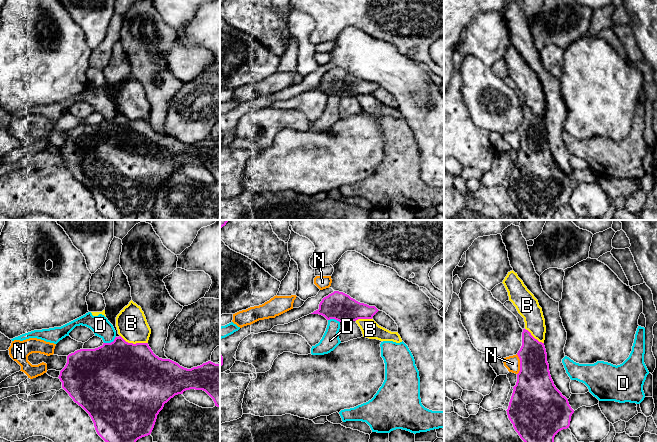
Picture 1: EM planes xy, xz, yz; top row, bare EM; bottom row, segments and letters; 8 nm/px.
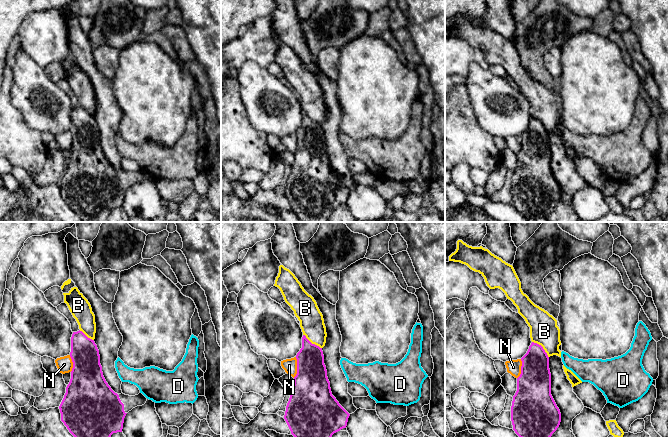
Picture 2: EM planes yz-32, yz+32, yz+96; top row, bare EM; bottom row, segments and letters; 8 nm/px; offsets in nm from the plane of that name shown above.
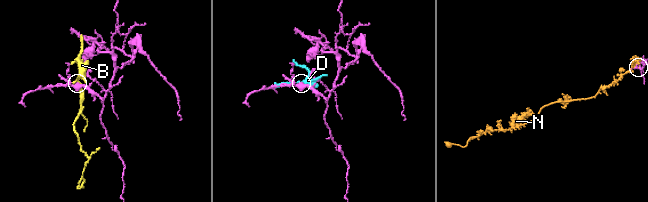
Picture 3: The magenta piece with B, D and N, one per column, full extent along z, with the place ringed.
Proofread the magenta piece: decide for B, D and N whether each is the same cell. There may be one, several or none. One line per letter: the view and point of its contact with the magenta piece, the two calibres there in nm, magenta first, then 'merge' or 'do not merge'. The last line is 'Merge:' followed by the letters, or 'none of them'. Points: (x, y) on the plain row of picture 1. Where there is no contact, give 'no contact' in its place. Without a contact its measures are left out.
B: xy (134, 120) | 500/240 nm | merge
D: xy (111, 118) | 500/150 nm | do not merge
N: yz (520, 140) | 320/120 nm | do not merge
Merge: B

